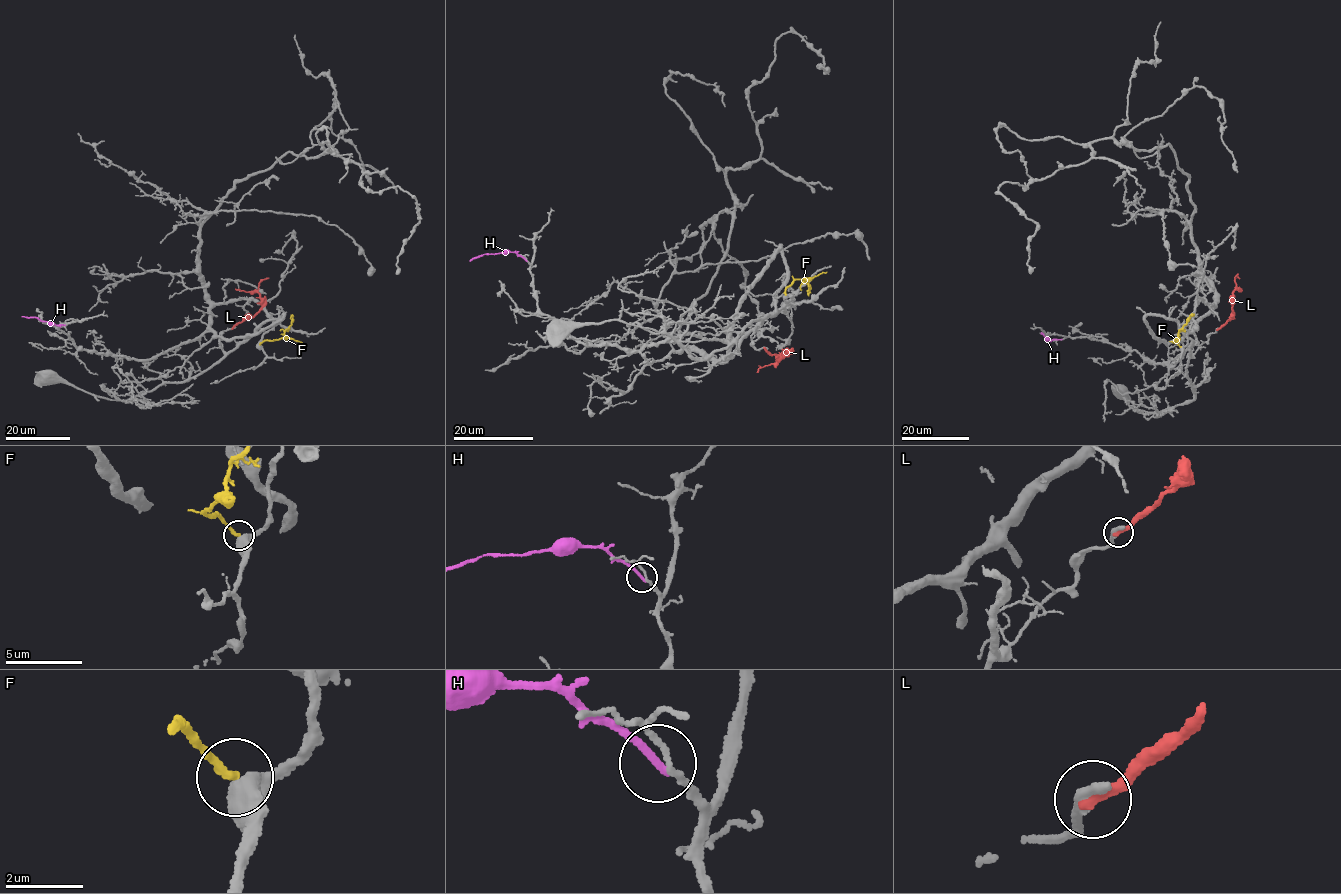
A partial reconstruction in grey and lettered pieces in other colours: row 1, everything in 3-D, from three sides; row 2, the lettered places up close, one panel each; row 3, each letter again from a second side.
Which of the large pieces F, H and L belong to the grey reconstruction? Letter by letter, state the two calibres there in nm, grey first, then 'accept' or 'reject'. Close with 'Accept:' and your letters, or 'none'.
F: 750 nm thick on the grey side, 240 nm on the other; reject
H: 130 nm thick on the grey side, 180 nm on the other; reject
L: 320 nm thick on the grey side, 360 nm on the other; reject
Accept: none

